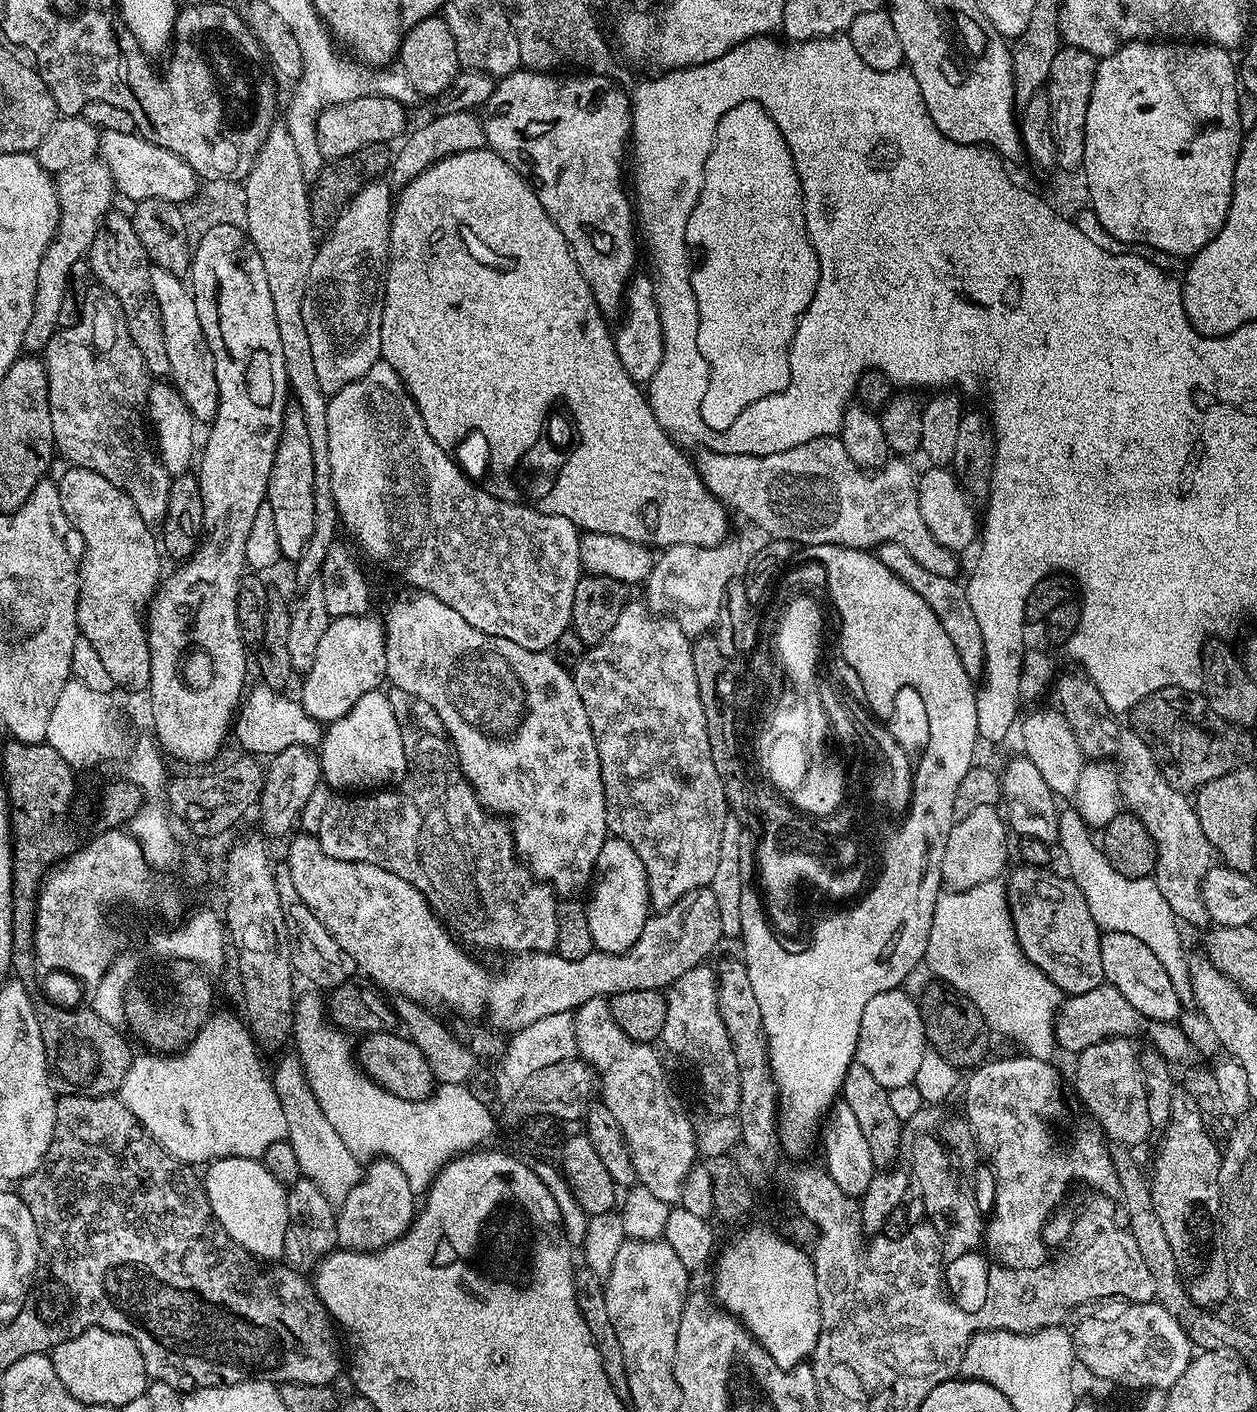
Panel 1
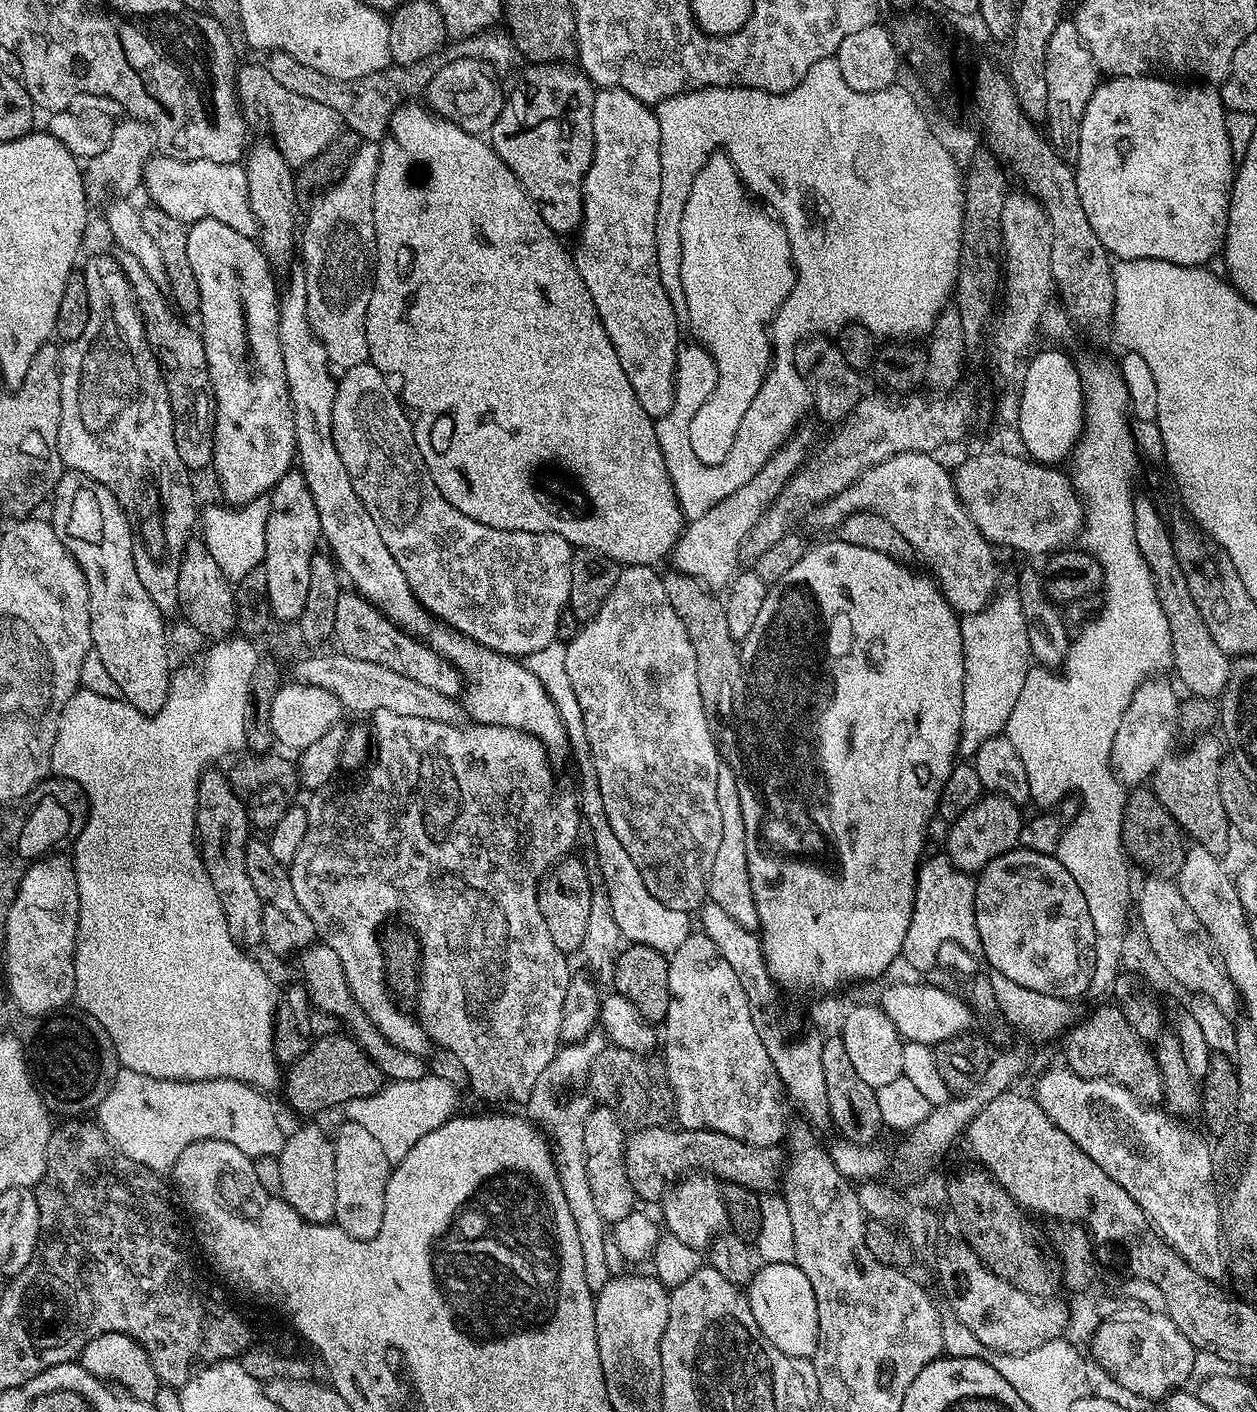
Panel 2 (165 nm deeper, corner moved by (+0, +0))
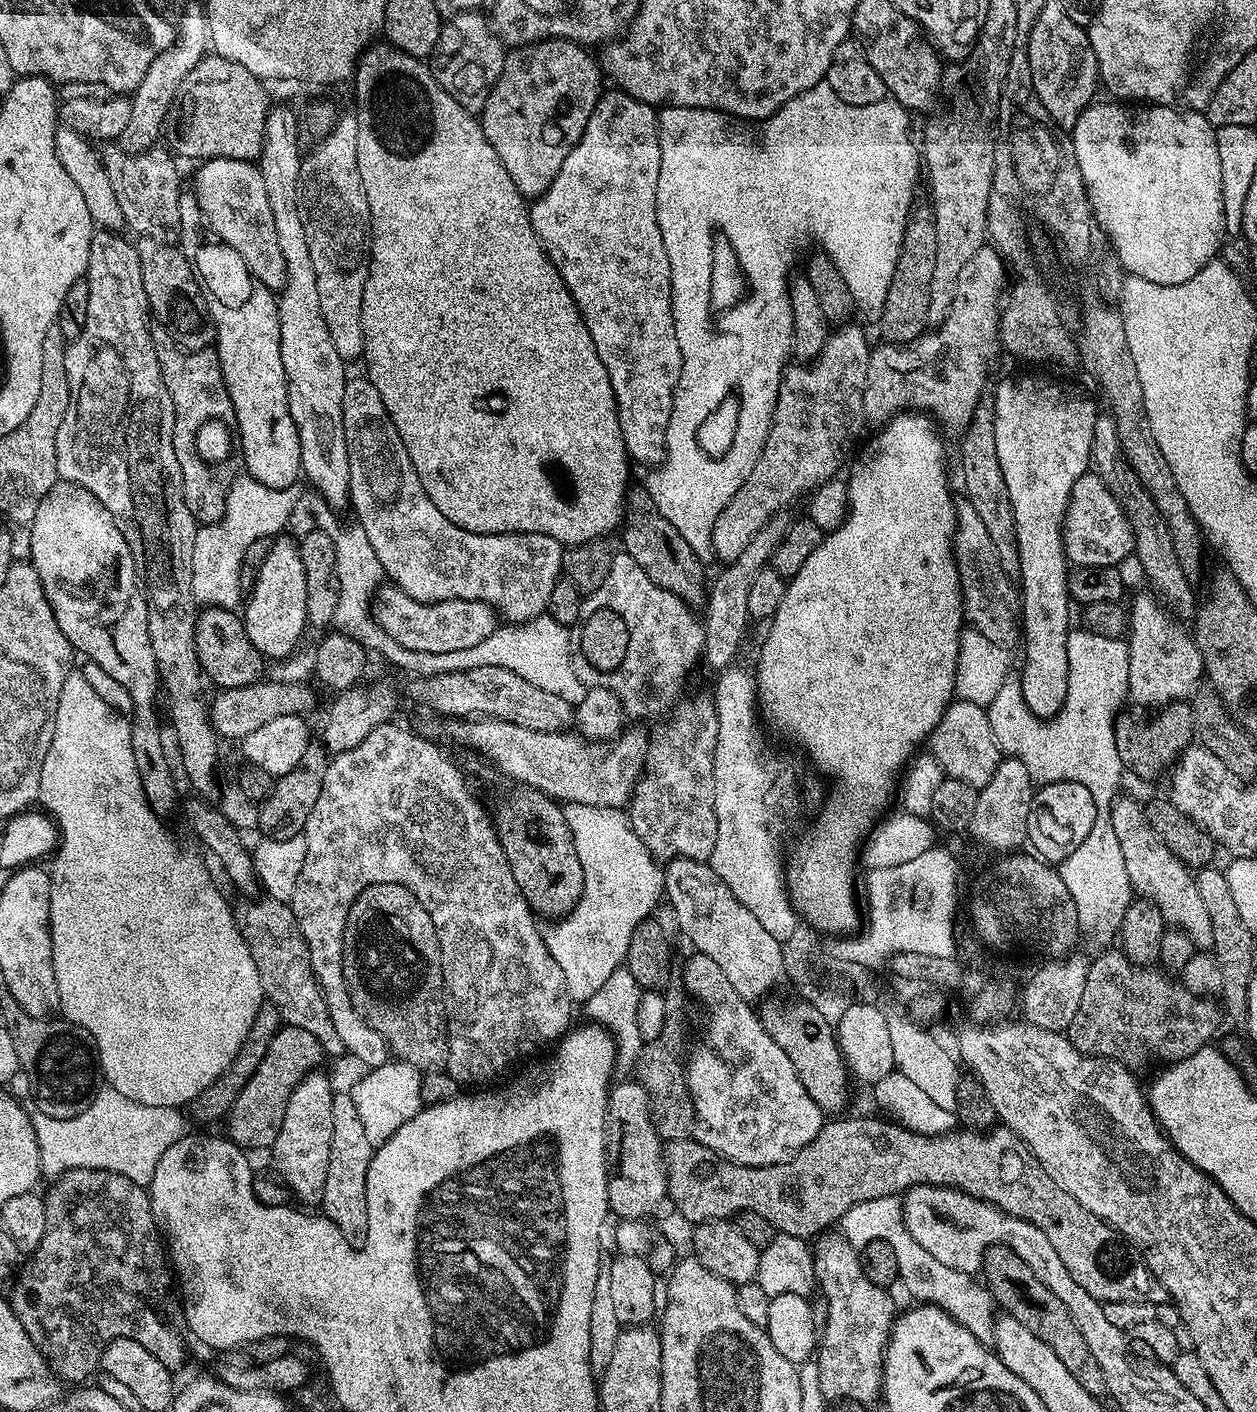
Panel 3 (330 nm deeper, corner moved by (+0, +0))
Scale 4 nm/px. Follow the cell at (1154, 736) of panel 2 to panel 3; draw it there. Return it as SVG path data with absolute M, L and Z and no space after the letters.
M1151 591L1138 593L1132 600L1132 608L1130 604L1130 631L1126 636L1130 662L1127 699L1140 708L1159 710L1166 704L1187 701L1204 676L1202 654L1195 639L1175 622Z

